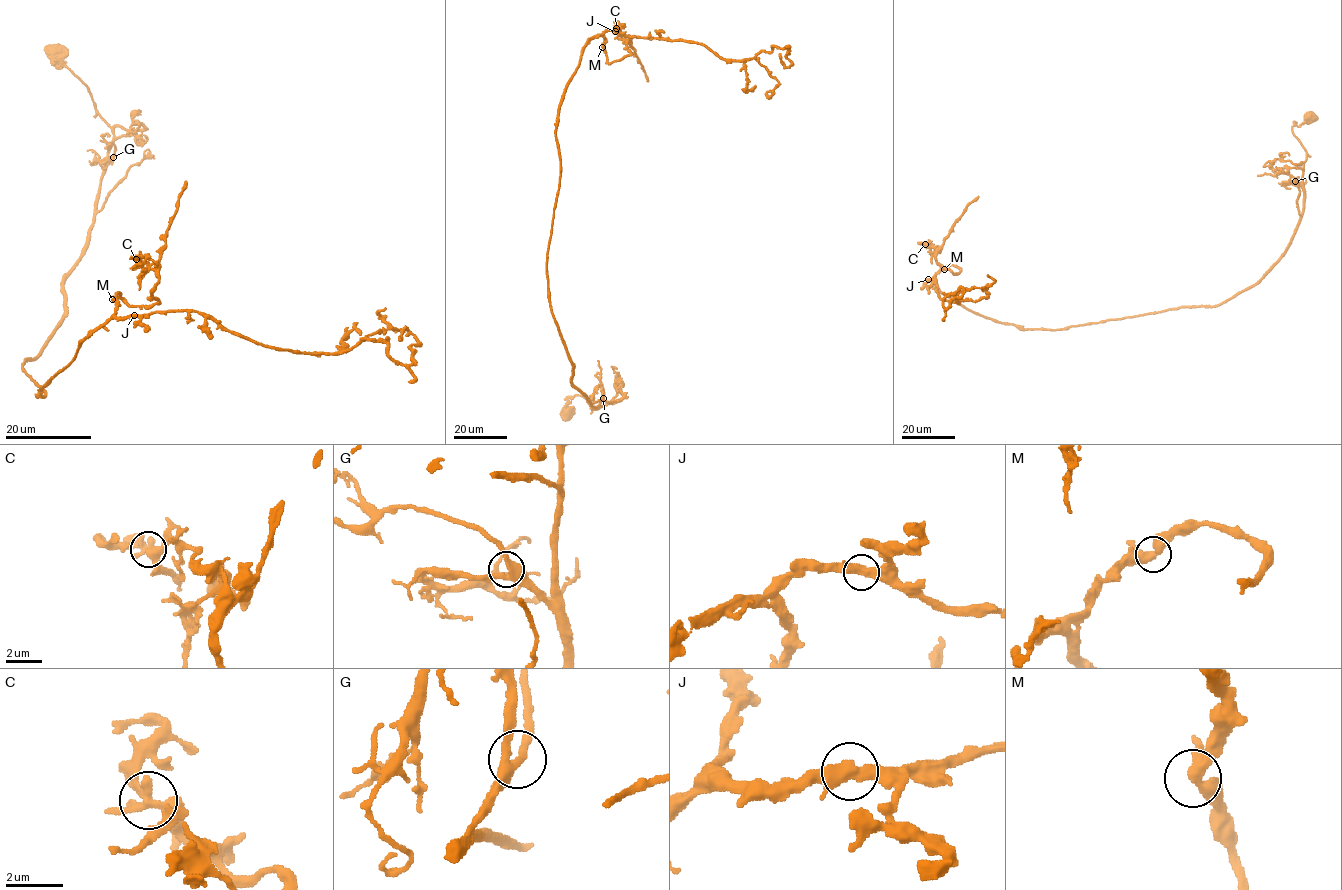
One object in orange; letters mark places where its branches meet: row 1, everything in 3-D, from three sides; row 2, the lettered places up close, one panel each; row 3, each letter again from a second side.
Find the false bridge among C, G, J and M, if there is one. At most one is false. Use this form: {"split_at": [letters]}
{"split_at": []}

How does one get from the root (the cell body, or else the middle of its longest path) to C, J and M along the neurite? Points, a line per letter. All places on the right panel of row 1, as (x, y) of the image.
C: (1308, 117), (1291, 242), (1217, 305), (1020, 329), (943, 295), (935, 275), (960, 269), (925, 244)
J: (1308, 117), (1292, 126), (1306, 160), (1291, 242), (1263, 277), (1217, 305), (1020, 329), (973, 312), (928, 279)
M: (1308, 117), (1292, 126), (1306, 160), (1291, 242), (1217, 305), (1020, 329), (943, 295), (933, 279), (944, 269)

